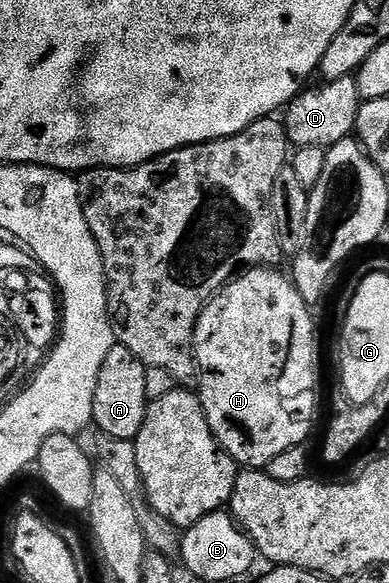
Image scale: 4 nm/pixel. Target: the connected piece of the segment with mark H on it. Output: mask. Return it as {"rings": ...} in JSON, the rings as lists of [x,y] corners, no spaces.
{"rings":[[[270,266],[251,268],[235,275],[234,279],[206,304],[200,314],[194,331],[194,362],[196,365],[196,395],[204,414],[208,418],[208,426],[212,434],[218,439],[218,444],[231,456],[239,466],[246,468],[265,469],[276,454],[284,454],[284,450],[305,445],[310,431],[314,428],[314,419],[318,416],[318,336],[314,333],[312,309],[300,298],[294,289],[293,279],[289,275],[281,276],[278,270]]]}

